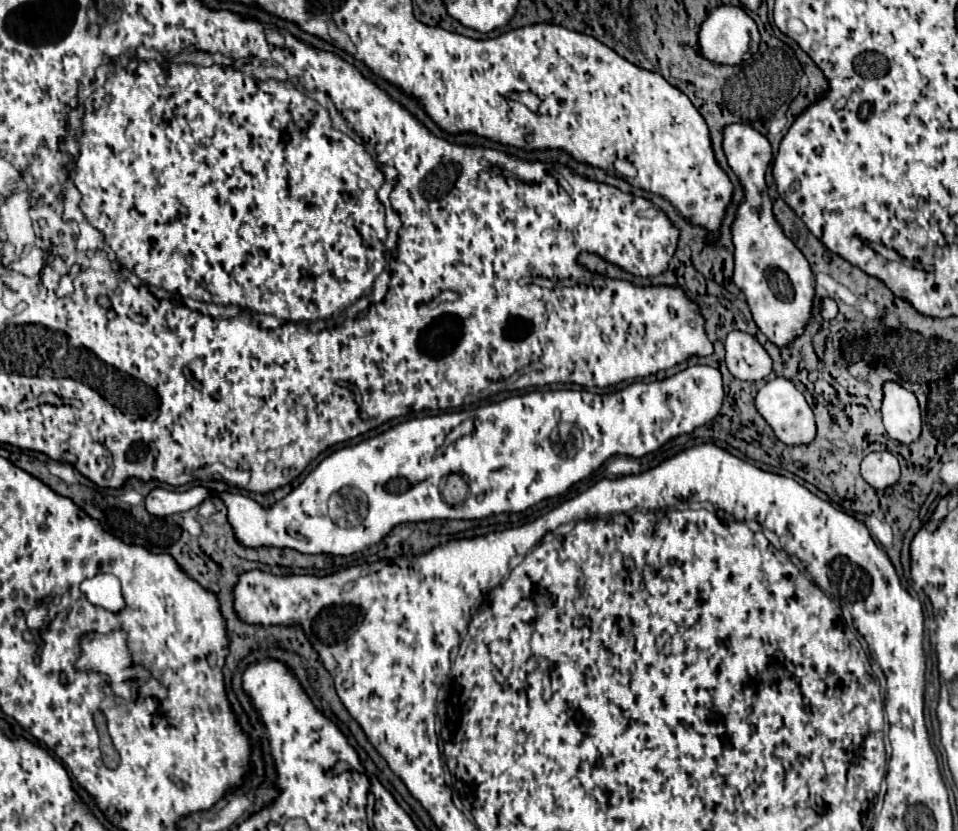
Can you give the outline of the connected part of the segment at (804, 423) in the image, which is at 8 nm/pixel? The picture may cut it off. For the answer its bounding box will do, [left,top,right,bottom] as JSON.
[756,378,816,444]

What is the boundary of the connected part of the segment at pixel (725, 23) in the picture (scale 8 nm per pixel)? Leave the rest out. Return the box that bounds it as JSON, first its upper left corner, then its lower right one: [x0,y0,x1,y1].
[698,6,760,64]

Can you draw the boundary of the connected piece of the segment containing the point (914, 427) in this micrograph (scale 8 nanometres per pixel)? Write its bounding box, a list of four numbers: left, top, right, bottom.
[882,382,920,444]

